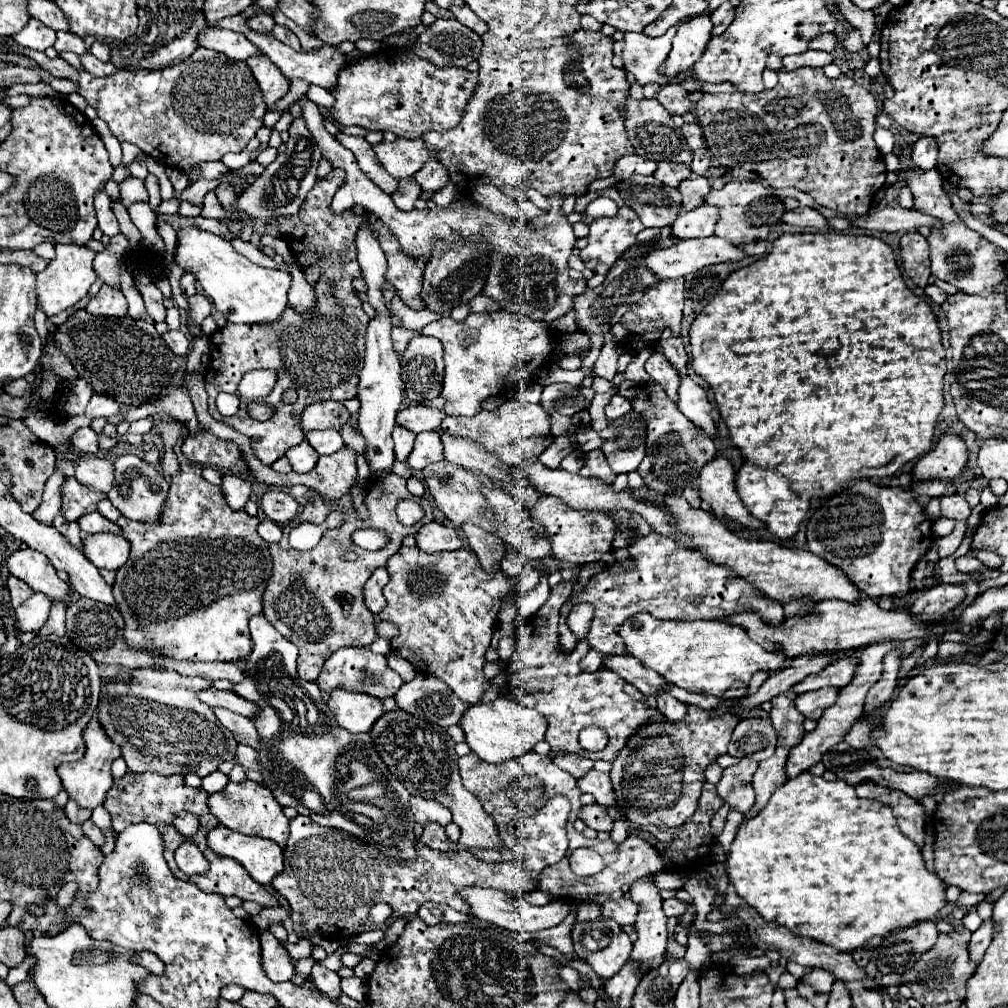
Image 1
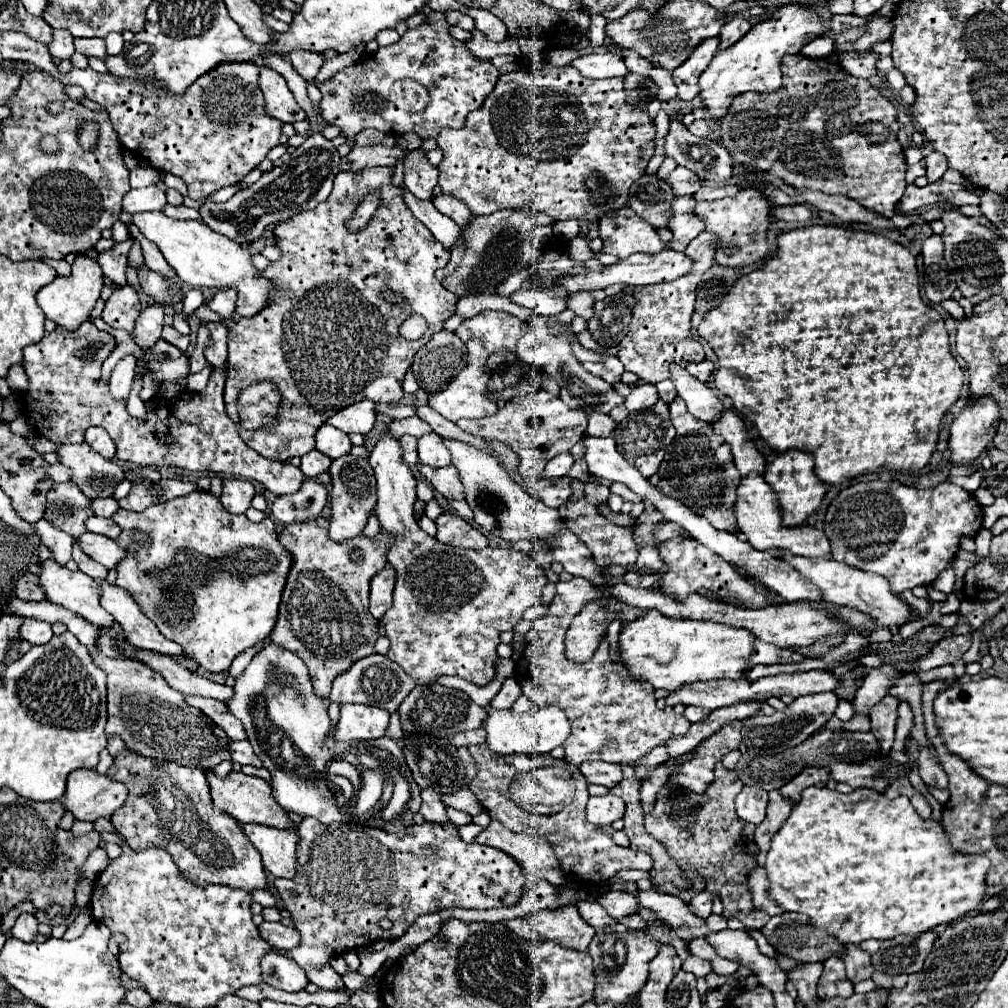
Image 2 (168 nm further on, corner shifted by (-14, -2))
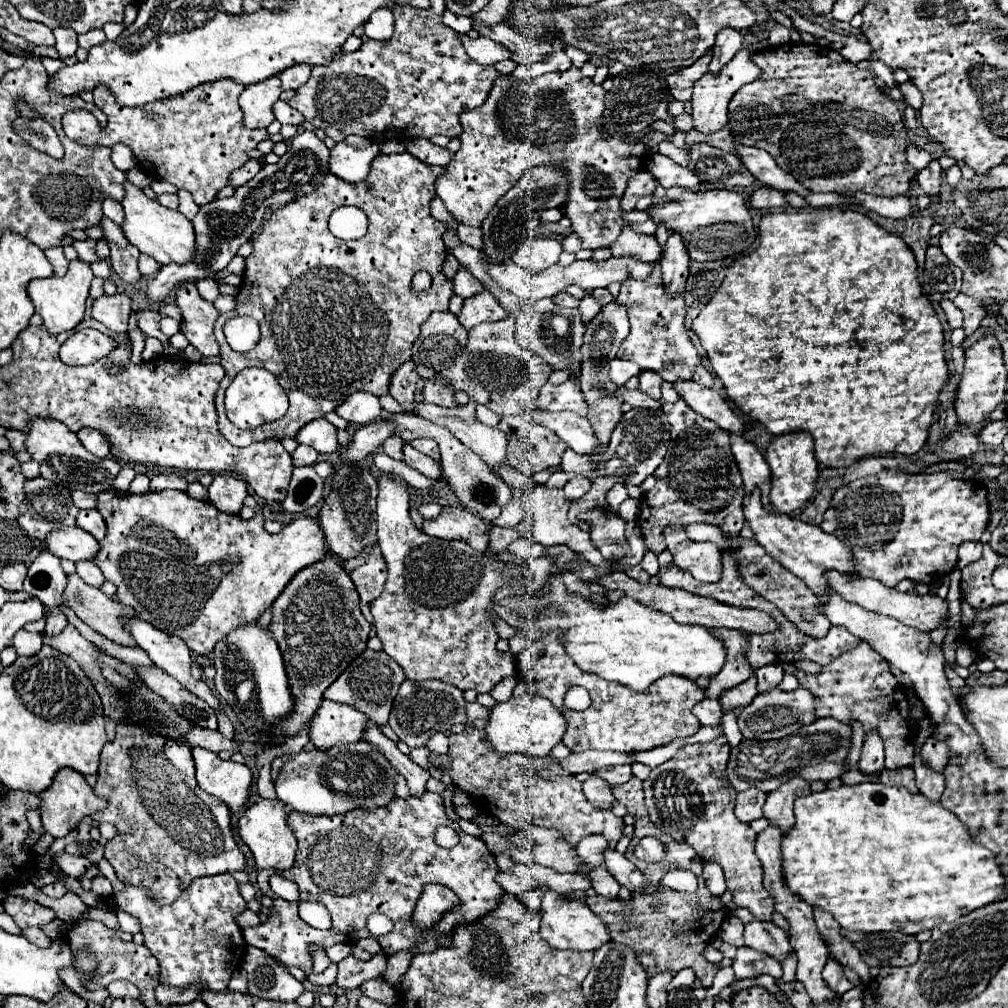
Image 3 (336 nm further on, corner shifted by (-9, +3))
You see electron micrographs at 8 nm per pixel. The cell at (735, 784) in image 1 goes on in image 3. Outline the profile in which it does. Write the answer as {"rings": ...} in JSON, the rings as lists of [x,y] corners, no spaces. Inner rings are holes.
{"rings":[[[753,788],[753,790],[745,790],[745,792],[739,792],[737,794],[737,806],[735,806],[735,816],[749,824],[753,820],[759,820],[763,816],[761,812],[761,806],[765,802],[767,794],[763,794],[761,790]]]}

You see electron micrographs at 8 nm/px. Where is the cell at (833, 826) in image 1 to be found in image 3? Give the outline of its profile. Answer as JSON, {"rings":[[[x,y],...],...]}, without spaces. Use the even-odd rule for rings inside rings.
{"rings":[[[863,782],[855,786],[841,786],[837,790],[823,790],[817,794],[809,794],[805,798],[795,800],[795,818],[797,824],[789,834],[783,836],[783,872],[785,872],[785,882],[787,886],[801,896],[811,906],[819,906],[823,910],[829,910],[835,920],[841,924],[845,930],[859,930],[859,932],[887,932],[887,930],[897,930],[909,936],[915,936],[923,930],[931,930],[939,926],[941,922],[953,922],[977,908],[983,908],[987,904],[999,902],[1005,896],[1005,884],[1007,878],[1001,874],[1001,866],[995,860],[995,854],[987,850],[985,846],[977,844],[971,836],[967,826],[949,810],[941,806],[941,802],[933,802],[925,798],[923,794],[911,794],[903,786],[883,786],[881,782]]]}

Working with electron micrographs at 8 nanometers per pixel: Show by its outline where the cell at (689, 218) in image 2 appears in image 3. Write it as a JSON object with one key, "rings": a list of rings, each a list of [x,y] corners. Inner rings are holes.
{"rings":[[[669,234],[669,240],[659,264],[663,268],[663,282],[669,294],[683,294],[685,280],[689,276],[689,254],[679,234]]]}

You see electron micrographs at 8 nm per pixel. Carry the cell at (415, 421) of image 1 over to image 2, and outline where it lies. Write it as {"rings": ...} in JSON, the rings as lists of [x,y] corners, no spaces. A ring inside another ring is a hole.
{"rings":[[[410,417],[410,419],[400,419],[400,421],[392,421],[390,423],[390,433],[400,439],[402,435],[414,435],[414,437],[422,437],[426,433],[430,433],[430,425],[418,417]]]}

